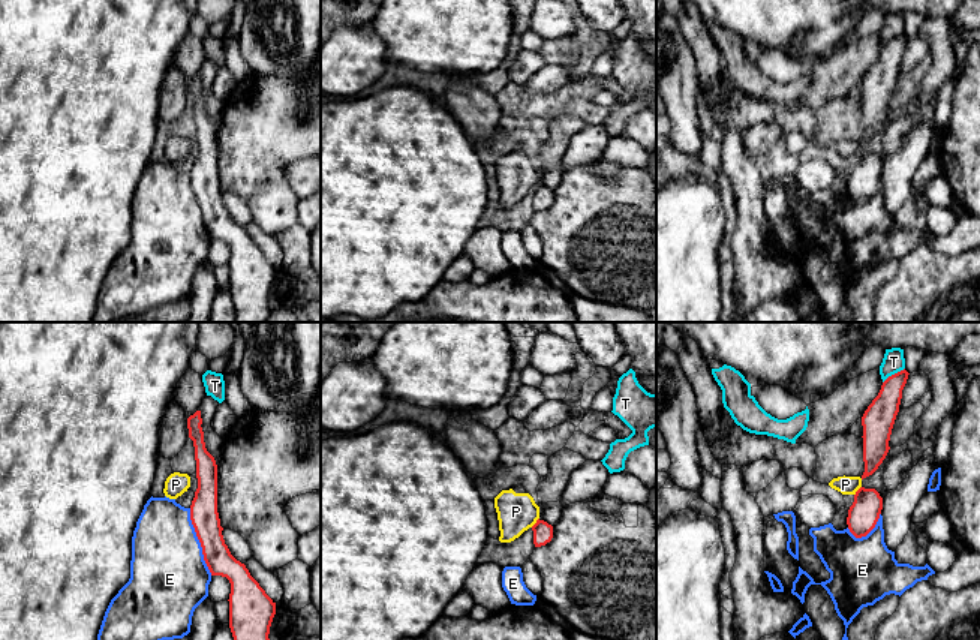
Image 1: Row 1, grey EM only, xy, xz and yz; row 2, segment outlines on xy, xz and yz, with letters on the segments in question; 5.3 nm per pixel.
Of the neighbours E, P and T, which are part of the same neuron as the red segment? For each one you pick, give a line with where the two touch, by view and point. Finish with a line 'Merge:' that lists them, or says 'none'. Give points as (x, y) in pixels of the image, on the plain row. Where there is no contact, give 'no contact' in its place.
Merge: none

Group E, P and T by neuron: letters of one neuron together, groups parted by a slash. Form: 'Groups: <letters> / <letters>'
Groups: E / P / T

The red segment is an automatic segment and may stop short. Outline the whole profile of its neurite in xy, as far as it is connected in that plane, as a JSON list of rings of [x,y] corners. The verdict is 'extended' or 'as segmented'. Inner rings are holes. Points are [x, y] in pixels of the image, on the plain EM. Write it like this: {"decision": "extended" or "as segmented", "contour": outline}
{"decision": "as segmented", "contour": [[[201,75],[187,82],[198,142],[190,184],[211,240],[226,241],[231,247],[229,292],[237,310],[235,322],[267,322],[271,313],[268,298],[276,279],[276,267],[225,208],[217,177],[217,129],[205,112],[201,88]]]}

